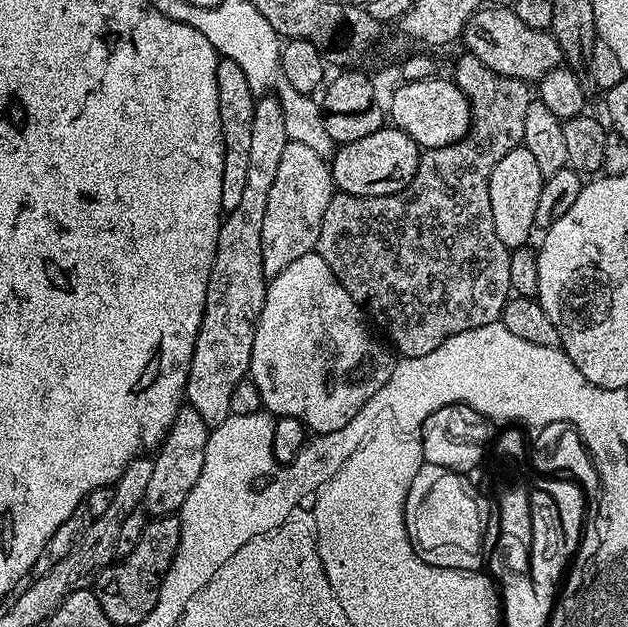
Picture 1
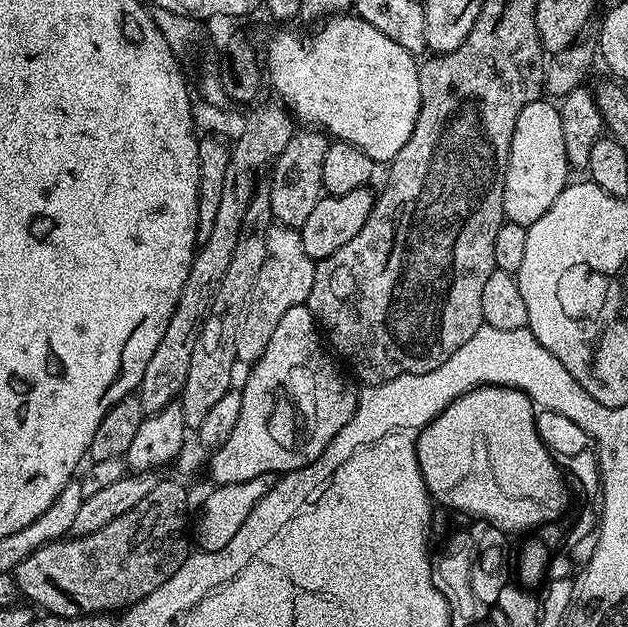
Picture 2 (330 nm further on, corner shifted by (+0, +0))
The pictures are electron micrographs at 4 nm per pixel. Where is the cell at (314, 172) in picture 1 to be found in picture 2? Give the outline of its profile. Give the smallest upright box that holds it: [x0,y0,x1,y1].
[234,223,316,365]

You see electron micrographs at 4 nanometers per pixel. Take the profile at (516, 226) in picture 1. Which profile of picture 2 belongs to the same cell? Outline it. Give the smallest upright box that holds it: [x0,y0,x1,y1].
[502,98,570,226]

